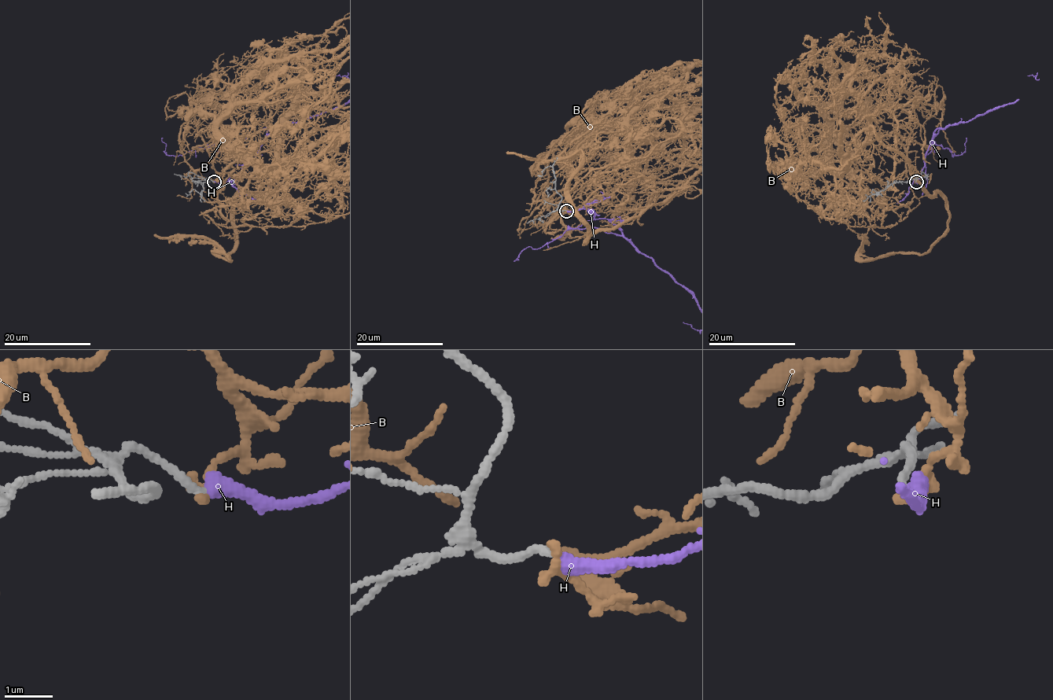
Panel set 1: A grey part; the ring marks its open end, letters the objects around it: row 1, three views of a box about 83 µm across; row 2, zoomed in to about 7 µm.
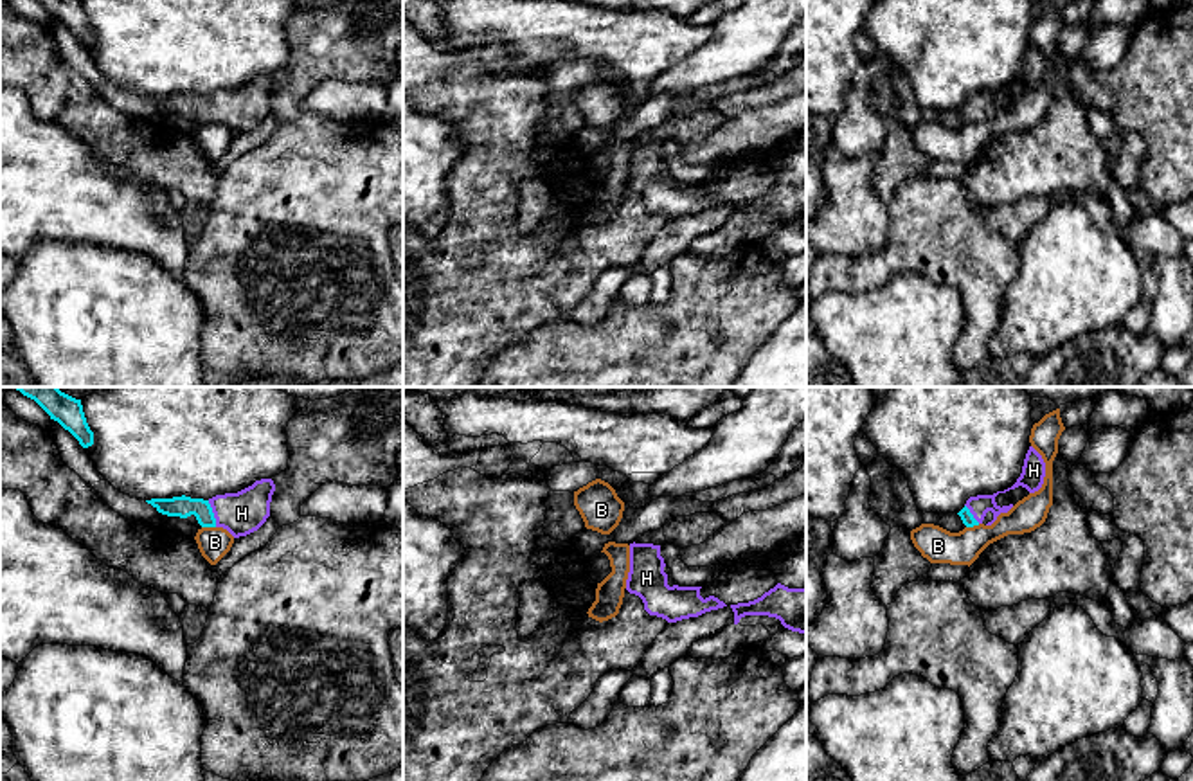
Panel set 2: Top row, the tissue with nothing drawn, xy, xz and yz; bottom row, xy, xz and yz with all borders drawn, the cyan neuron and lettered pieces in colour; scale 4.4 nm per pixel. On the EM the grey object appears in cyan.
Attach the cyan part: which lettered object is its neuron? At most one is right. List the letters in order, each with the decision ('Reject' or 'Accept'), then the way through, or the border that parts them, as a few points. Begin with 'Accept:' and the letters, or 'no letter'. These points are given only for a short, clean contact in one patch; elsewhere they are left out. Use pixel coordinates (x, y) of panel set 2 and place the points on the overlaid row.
Accept: H
B: Reject. Boundary: xy (202, 526), (215, 528)
H: Accept. Path across: xy (182, 506), (198, 506), (213, 513), (242, 513)

